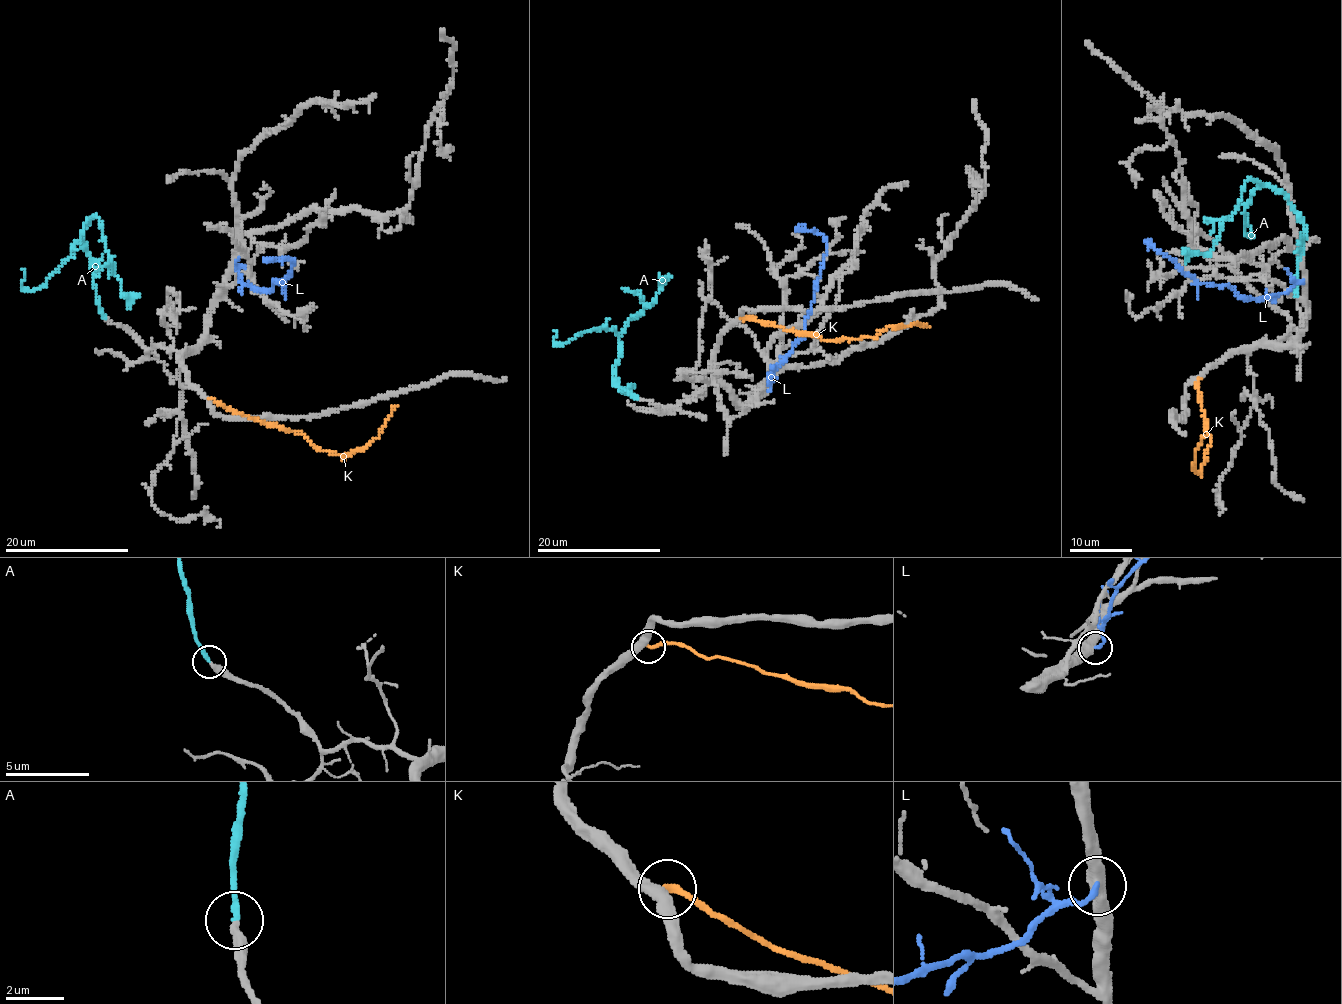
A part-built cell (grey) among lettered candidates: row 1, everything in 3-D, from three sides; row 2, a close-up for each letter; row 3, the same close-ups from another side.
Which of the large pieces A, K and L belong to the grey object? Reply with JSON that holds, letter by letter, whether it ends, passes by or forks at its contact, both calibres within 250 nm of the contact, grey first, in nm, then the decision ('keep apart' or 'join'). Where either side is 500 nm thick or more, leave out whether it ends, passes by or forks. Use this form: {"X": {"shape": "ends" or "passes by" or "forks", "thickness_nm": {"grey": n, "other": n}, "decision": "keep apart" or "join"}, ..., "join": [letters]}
{"A": {"shape": "ends", "thickness_nm": {"grey": 360, "other": 200}, "decision": "join"}, "K": {"shape": "ends", "thickness_nm": {"grey": 400, "other": 220}, "decision": "keep apart"}, "L": {"shape": "ends", "thickness_nm": {"grey": 480, "other": 200}, "decision": "keep apart"}, "join": ["A"]}

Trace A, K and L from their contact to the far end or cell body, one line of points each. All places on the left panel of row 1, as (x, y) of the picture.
A: (104, 317), (83, 237), (84, 226), (95, 215), (120, 290), (124, 296), (138, 294)
K: (210, 398), (235, 412), (300, 431), (316, 448), (342, 455), (361, 451), (378, 436), (392, 408), (398, 406)
L: (235, 264), (243, 285), (261, 292), (272, 288), (277, 280), (283, 284), (294, 265), (288, 258), (264, 261)

